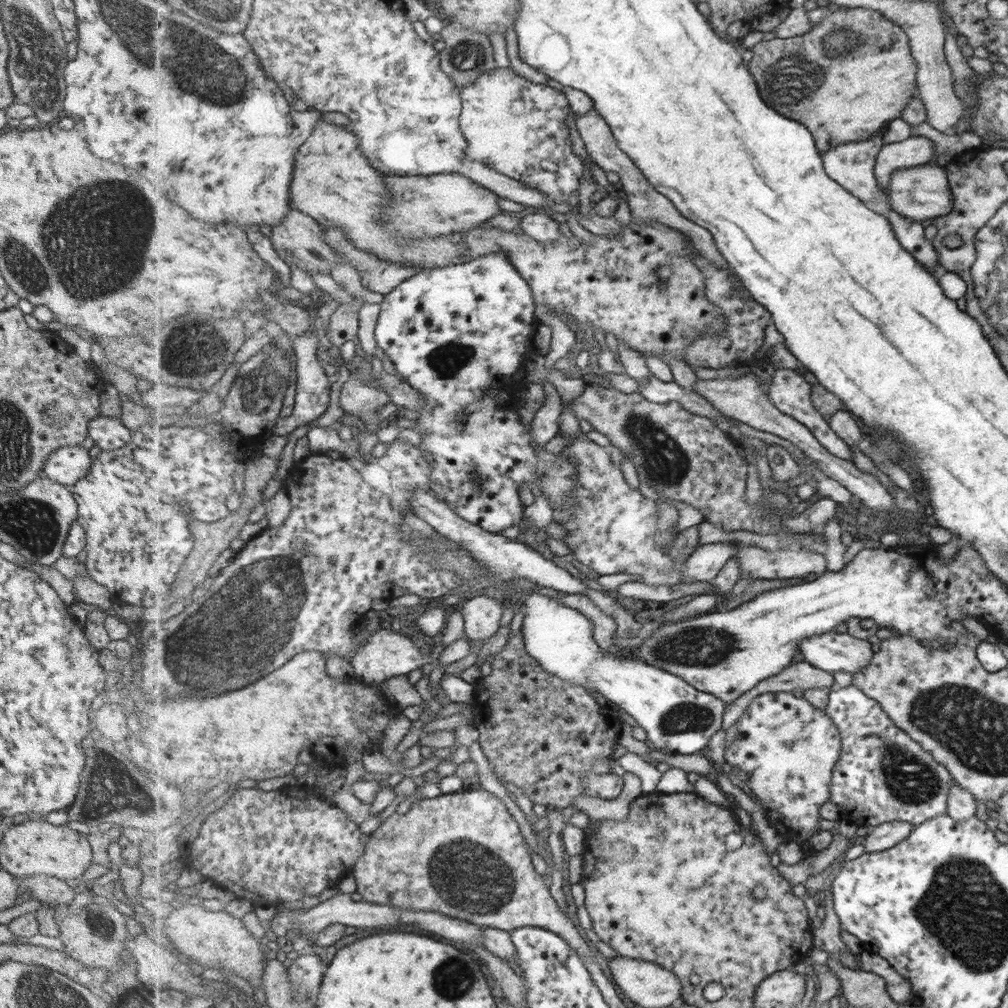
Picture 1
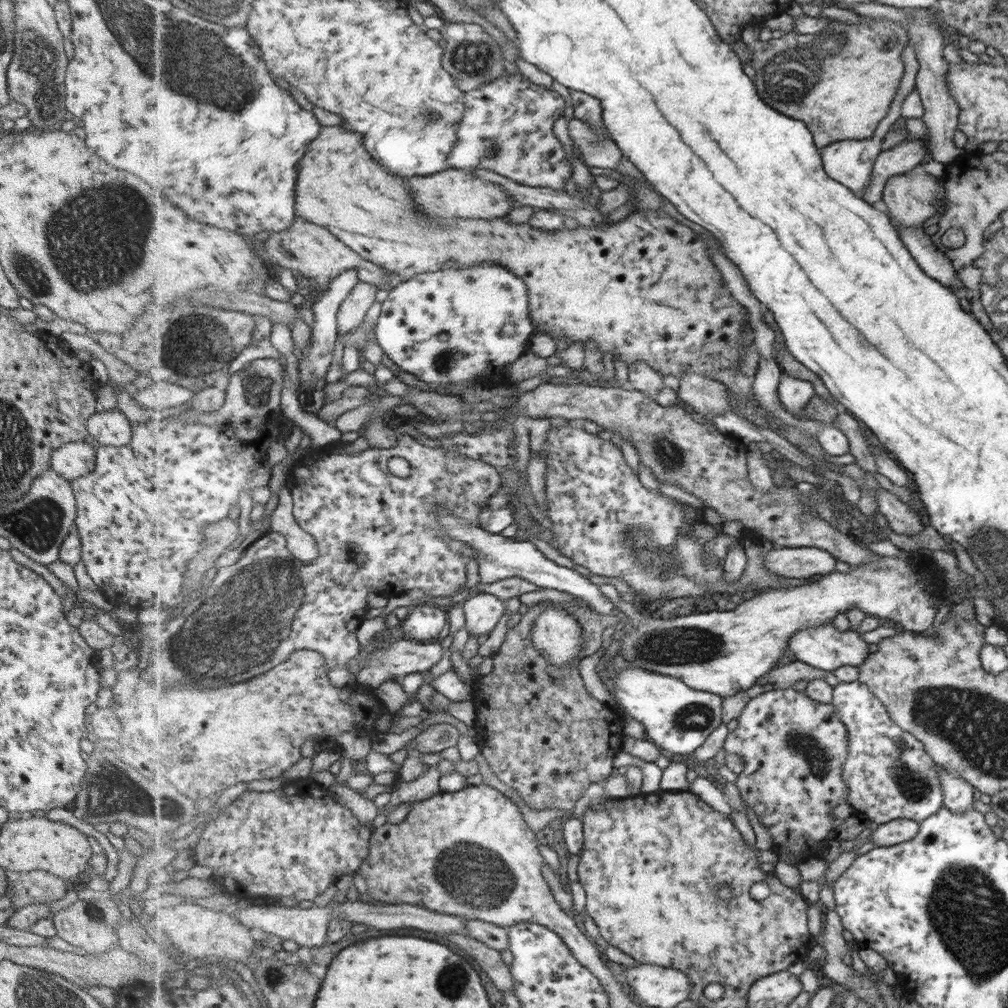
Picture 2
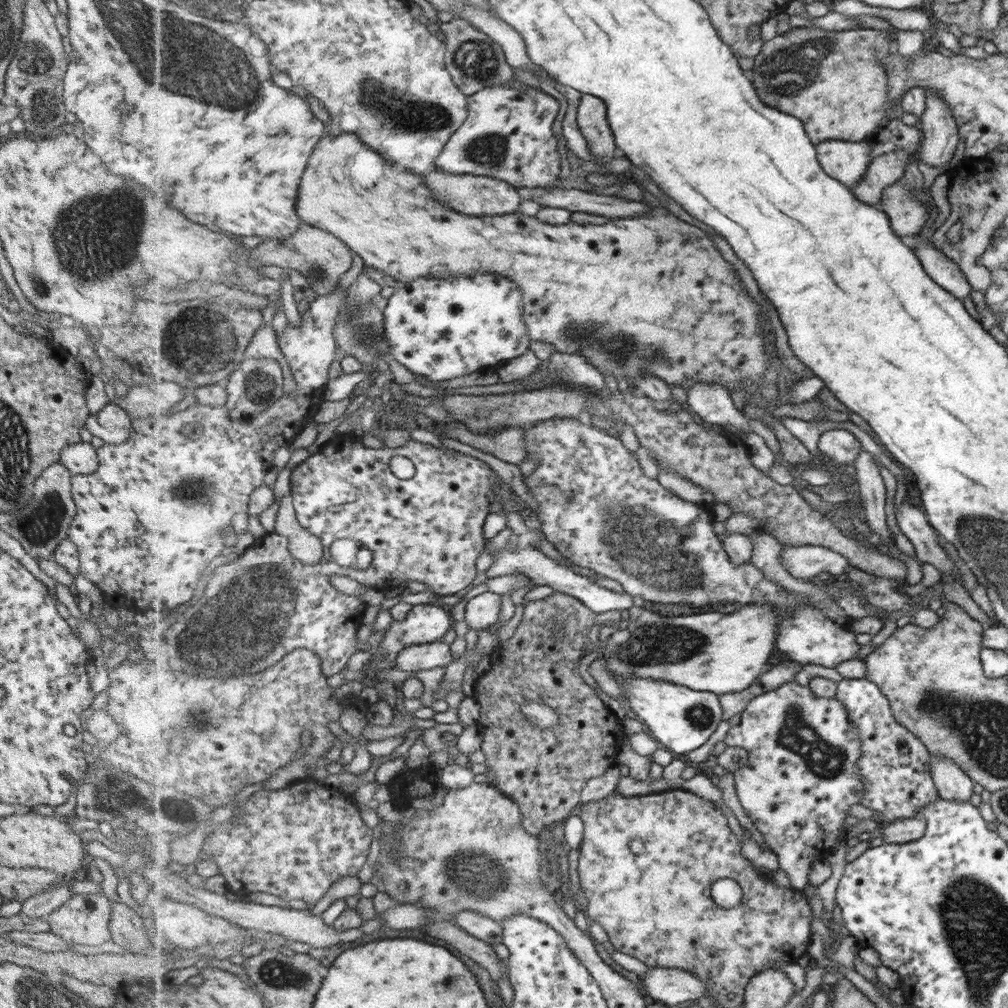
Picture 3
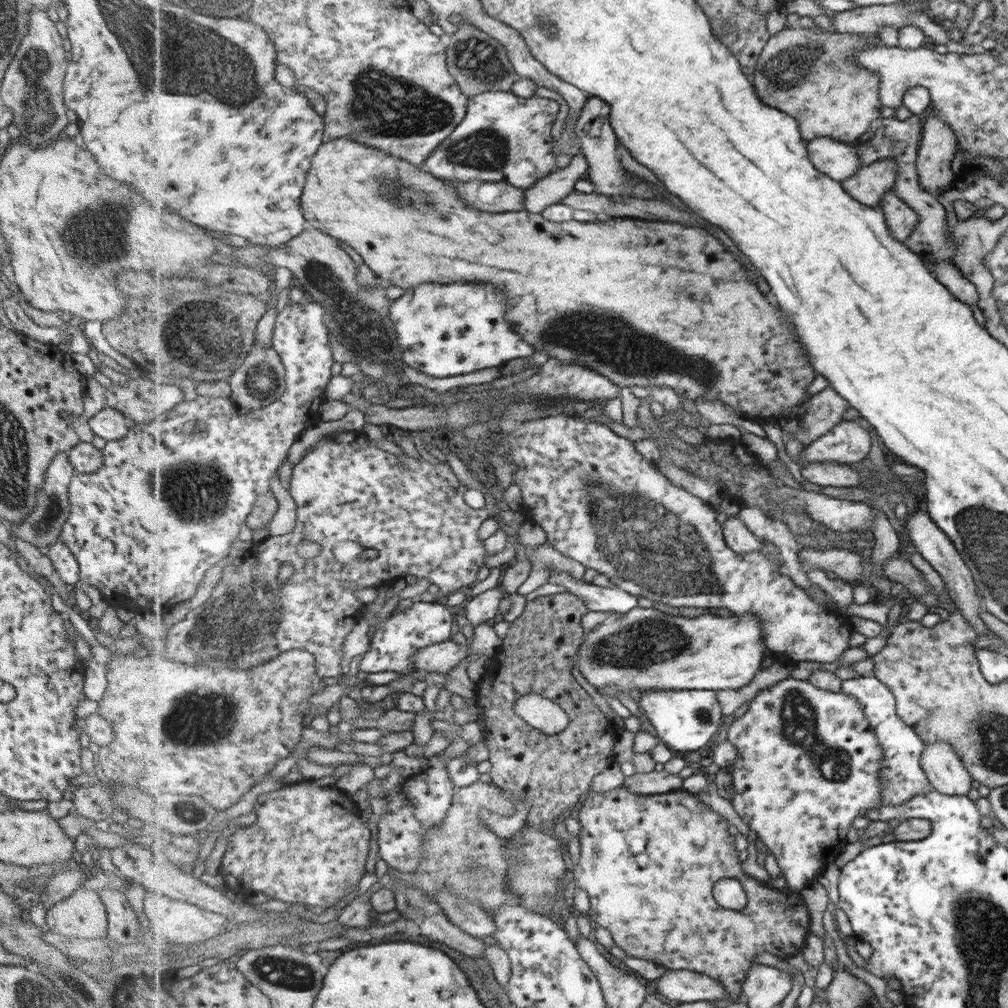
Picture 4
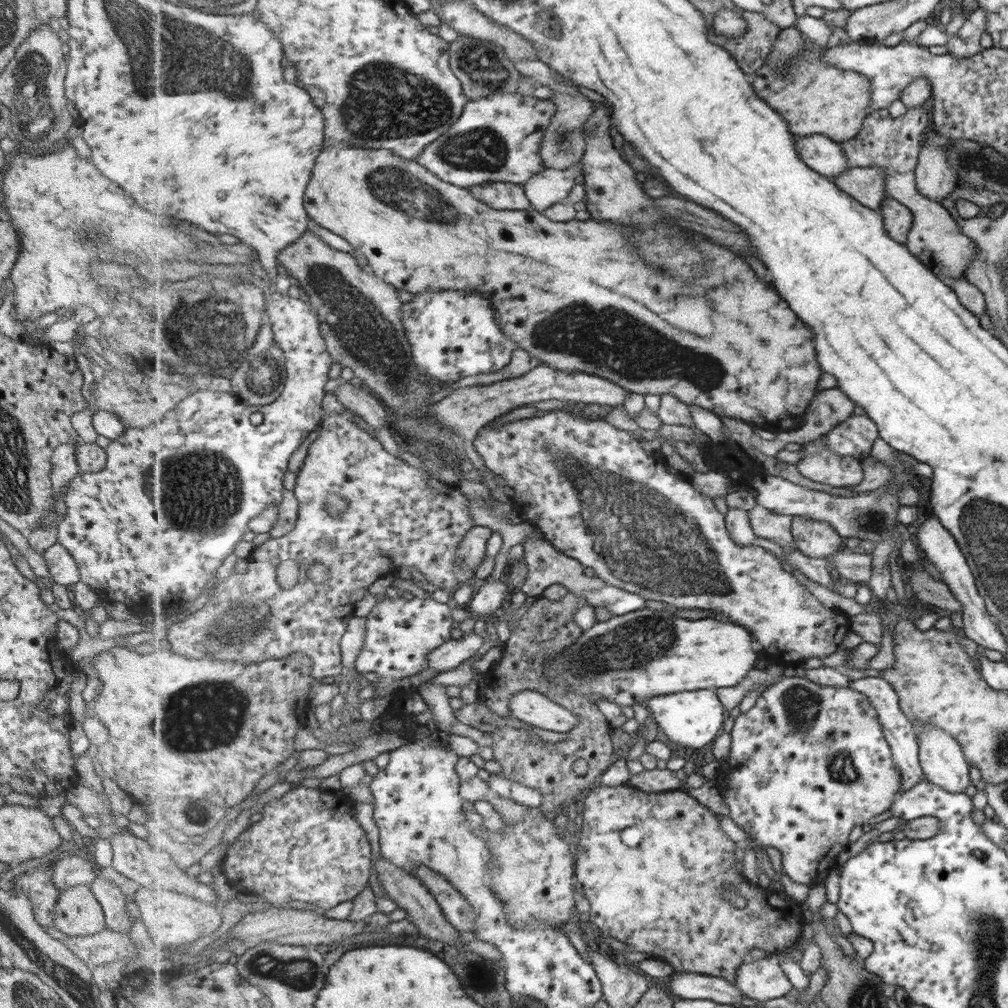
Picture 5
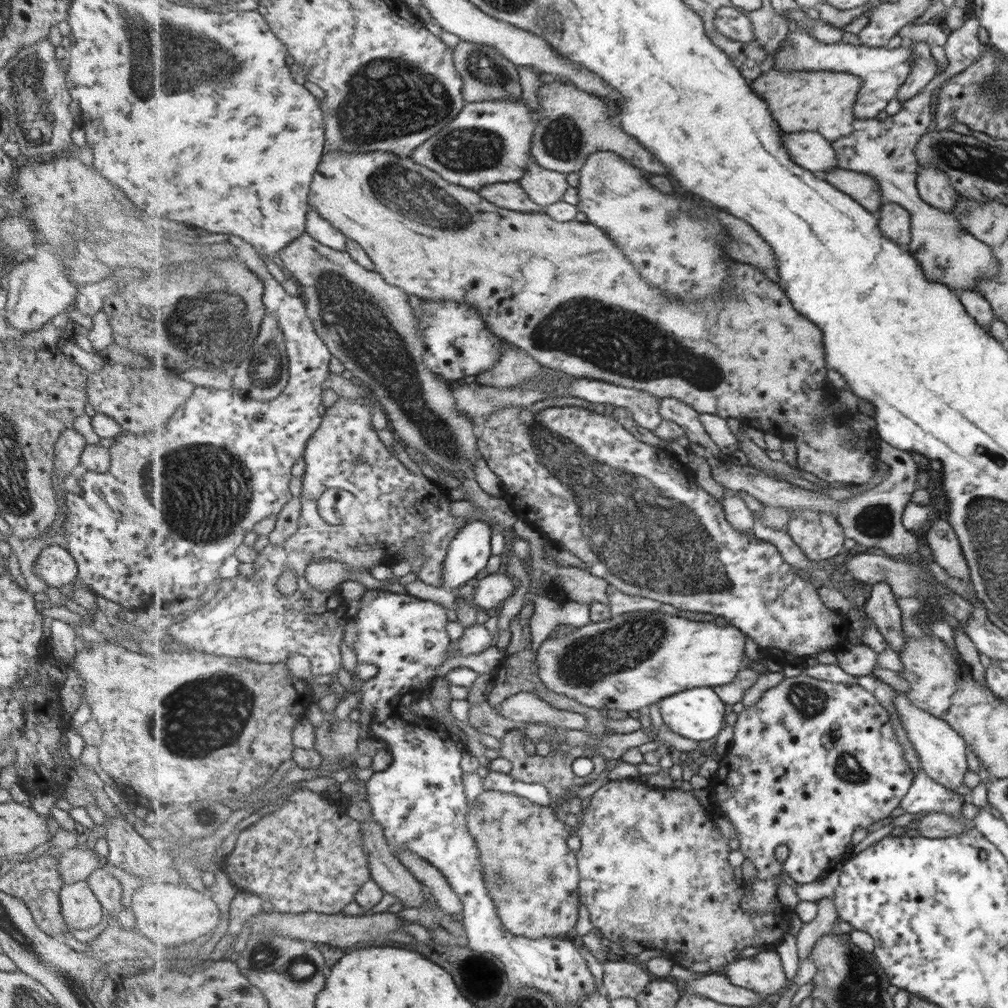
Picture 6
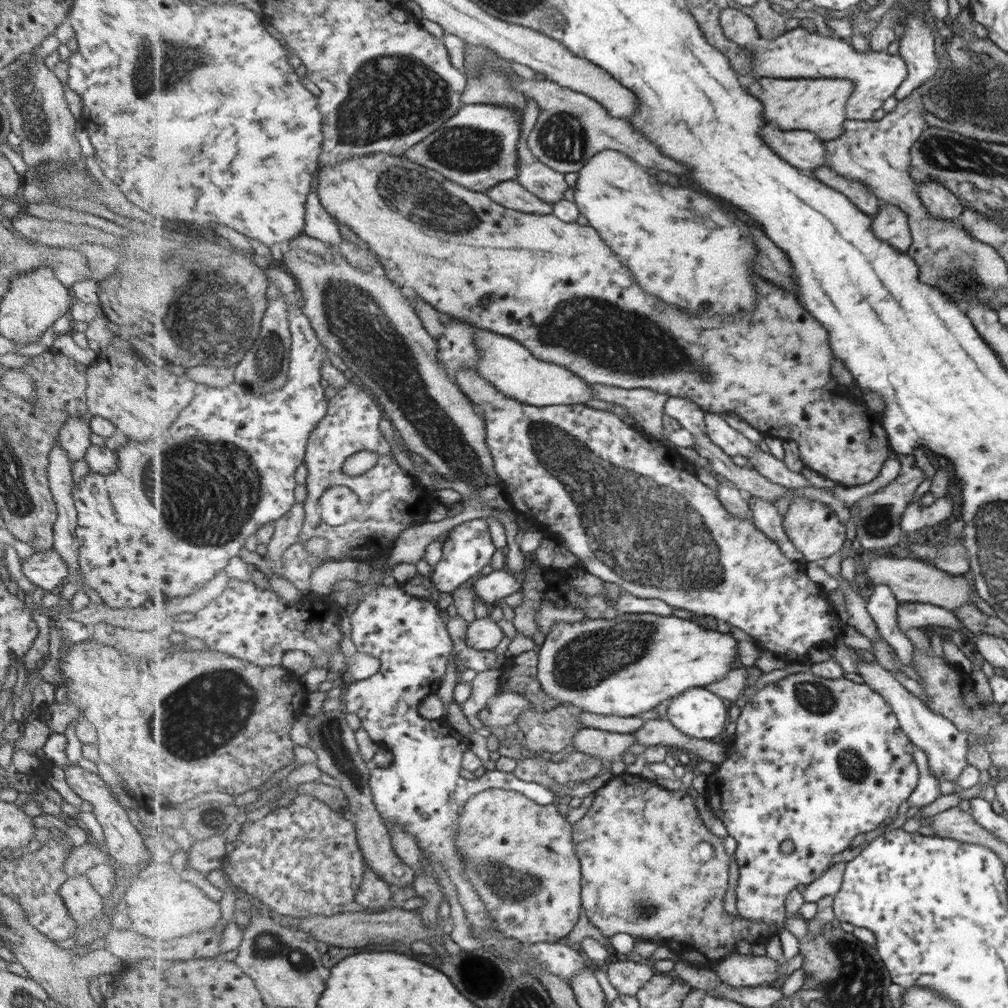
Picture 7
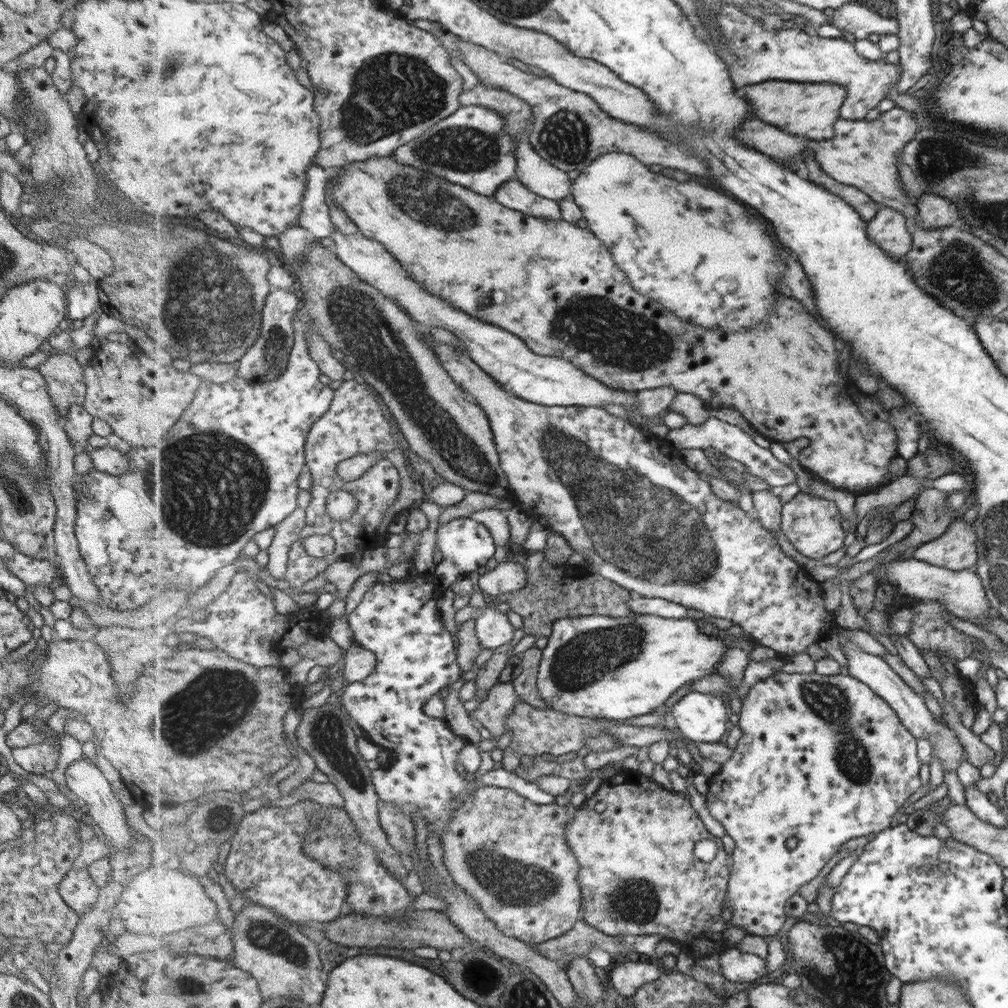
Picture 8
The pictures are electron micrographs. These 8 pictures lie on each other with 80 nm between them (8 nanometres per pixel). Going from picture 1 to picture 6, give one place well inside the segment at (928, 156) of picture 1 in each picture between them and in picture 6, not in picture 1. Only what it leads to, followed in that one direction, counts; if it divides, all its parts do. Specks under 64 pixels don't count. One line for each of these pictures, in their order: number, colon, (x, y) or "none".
2: (904, 156)
3: (884, 169)
4: (868, 183)
5: (865, 184)
6: (860, 186)

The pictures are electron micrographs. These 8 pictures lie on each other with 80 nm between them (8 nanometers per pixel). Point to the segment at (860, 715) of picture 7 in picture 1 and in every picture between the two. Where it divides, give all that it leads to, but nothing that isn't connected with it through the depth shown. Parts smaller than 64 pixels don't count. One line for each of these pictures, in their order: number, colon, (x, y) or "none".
1: (788, 748)
2: (795, 747)
3: (802, 750)
4: (809, 763)
5: (809, 762)
6: (811, 761)

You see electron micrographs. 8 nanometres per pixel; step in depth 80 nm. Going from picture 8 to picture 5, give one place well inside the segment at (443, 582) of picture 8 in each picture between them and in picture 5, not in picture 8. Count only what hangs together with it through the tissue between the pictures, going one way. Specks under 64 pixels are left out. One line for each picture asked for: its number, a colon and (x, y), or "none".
5: (473, 549)
6: (468, 555)
7: (470, 547)

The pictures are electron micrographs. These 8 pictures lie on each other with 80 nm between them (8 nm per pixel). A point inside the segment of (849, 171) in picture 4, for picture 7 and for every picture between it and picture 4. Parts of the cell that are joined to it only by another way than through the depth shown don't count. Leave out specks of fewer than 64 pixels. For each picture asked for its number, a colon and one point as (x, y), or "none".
5: (827, 157)
6: (808, 148)
7: (805, 150)

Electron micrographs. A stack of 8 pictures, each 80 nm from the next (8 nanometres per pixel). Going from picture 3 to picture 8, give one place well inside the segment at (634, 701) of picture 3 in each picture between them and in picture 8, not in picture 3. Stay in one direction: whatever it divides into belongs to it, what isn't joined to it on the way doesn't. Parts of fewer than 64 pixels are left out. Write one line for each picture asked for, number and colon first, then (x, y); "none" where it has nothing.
4: (685, 720)
5: (694, 718)
6: (699, 714)
7: (700, 713)
8: (703, 718)

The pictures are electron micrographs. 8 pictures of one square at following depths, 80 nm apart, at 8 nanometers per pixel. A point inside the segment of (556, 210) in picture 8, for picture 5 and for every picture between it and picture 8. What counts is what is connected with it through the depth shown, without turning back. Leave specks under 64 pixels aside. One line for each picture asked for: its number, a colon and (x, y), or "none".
5: (505, 195)
6: (510, 195)
7: (511, 194)

